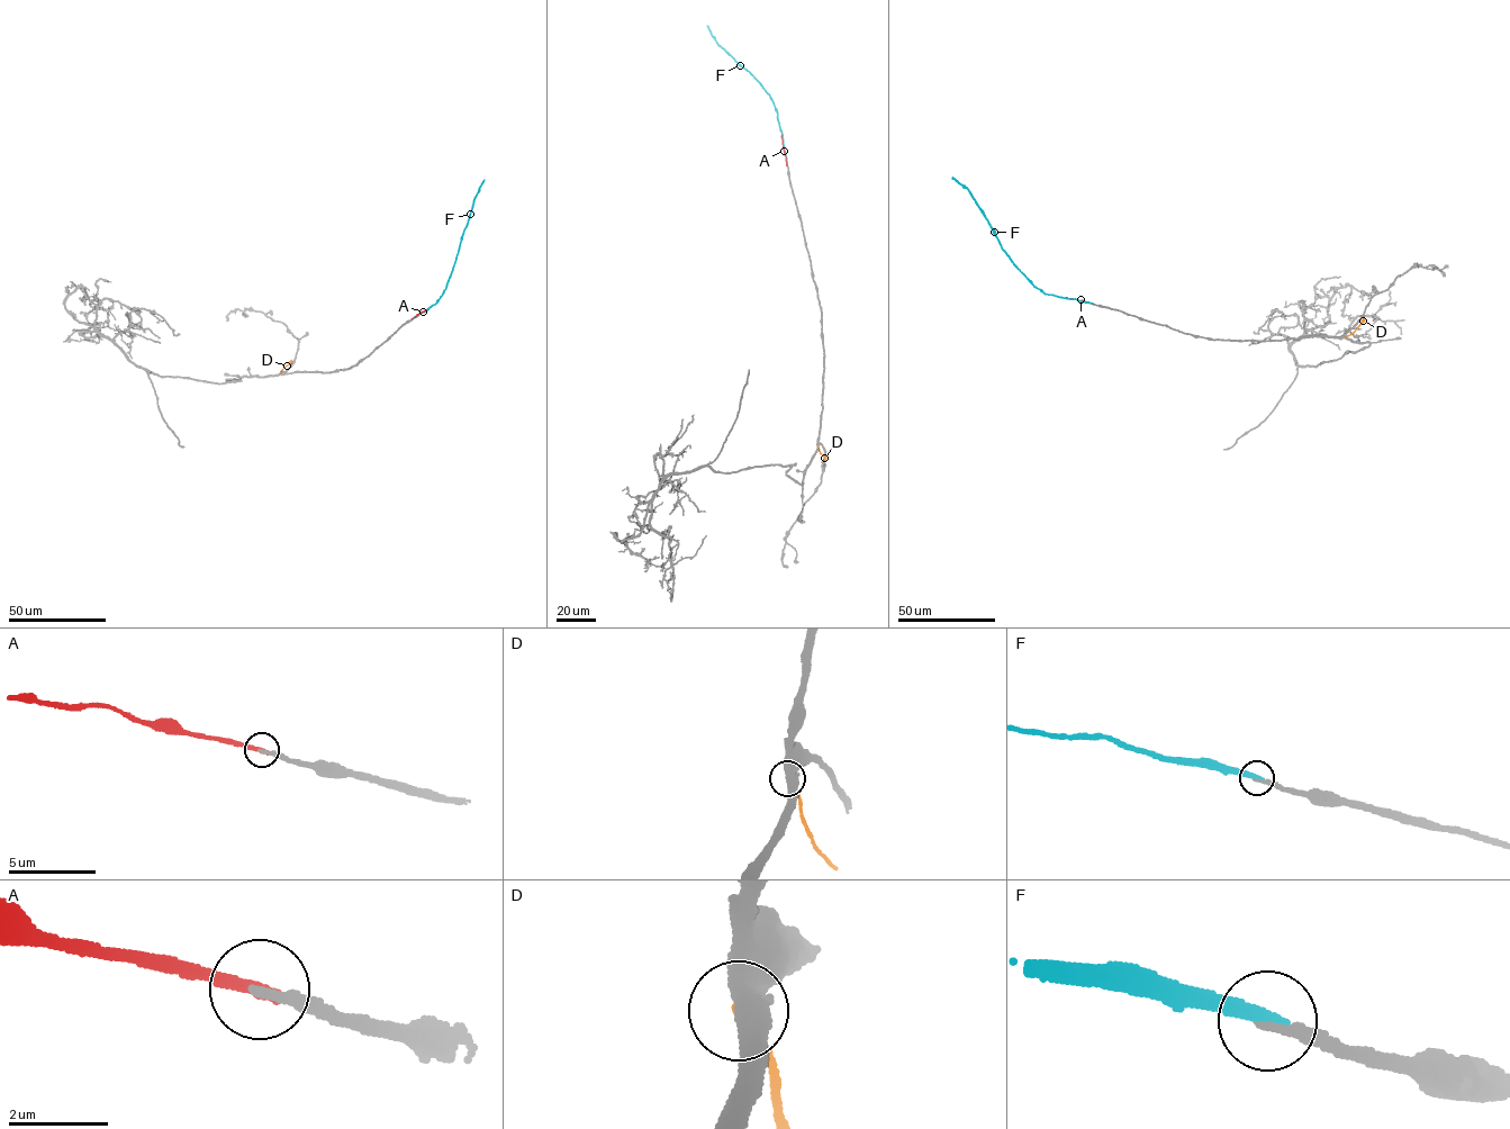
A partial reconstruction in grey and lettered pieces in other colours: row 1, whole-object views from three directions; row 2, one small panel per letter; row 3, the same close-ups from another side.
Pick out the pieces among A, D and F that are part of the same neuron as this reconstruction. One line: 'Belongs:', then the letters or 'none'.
Belongs: F

